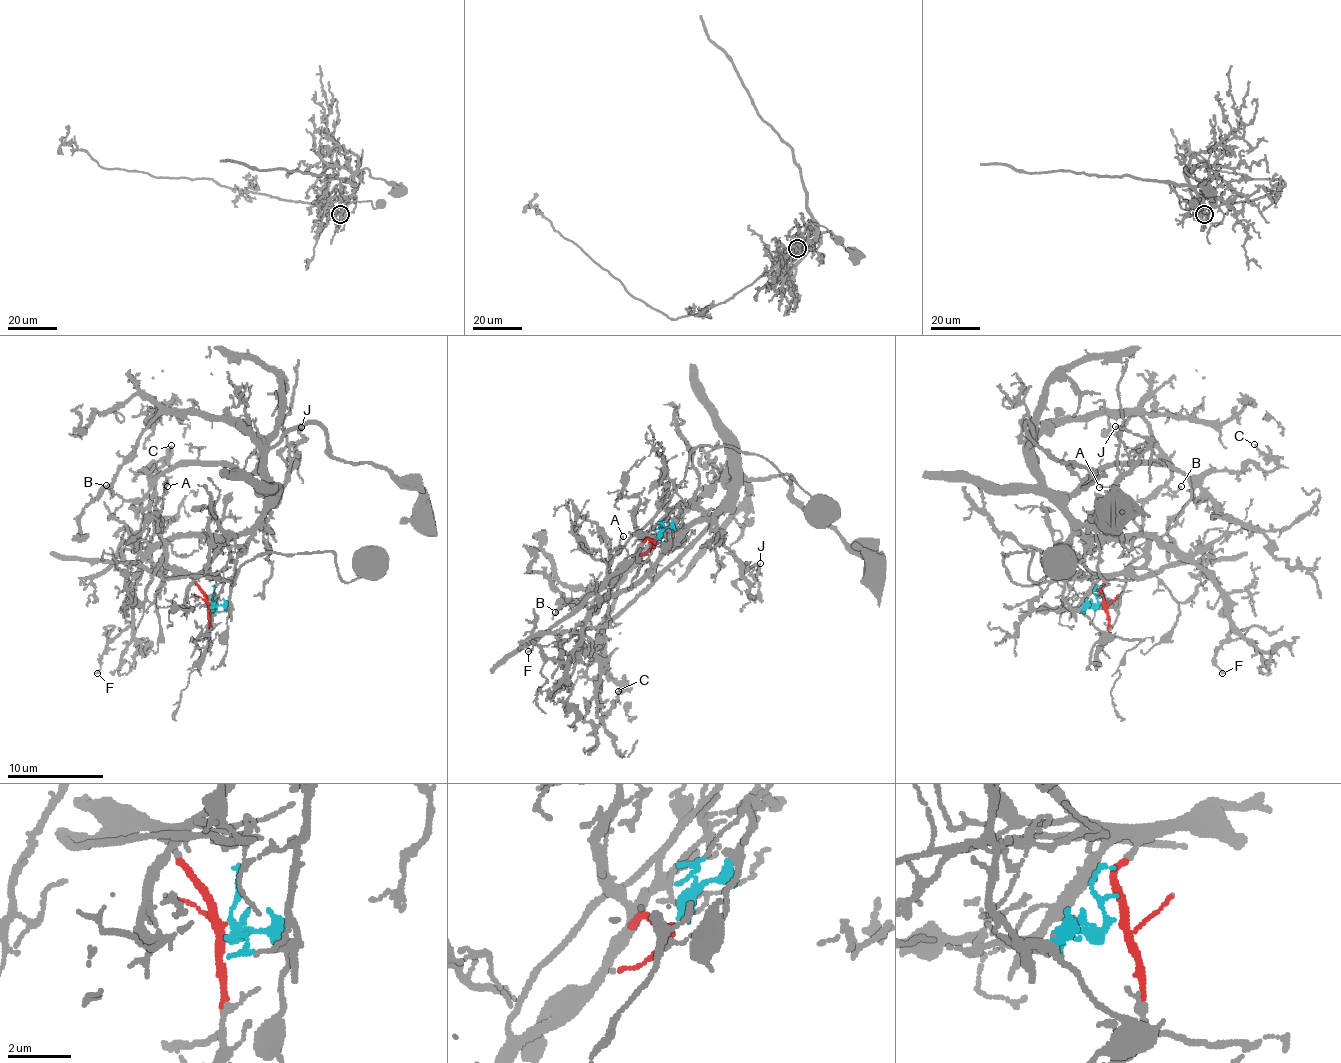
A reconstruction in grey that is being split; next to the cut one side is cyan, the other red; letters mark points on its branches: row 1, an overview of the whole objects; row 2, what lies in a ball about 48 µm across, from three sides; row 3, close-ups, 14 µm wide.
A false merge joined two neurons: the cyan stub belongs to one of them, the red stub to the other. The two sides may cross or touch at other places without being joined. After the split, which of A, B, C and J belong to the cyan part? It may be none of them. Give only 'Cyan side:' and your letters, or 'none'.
Cyan side: B, C, J

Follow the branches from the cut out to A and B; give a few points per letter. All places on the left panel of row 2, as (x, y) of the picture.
A: (210, 603), (200, 587), (165, 560), (160, 531), (163, 485), (166, 485)
B: (210, 601), (230, 608), (236, 552), (269, 492), (253, 441), (222, 420), (160, 413), (112, 491), (105, 486)

